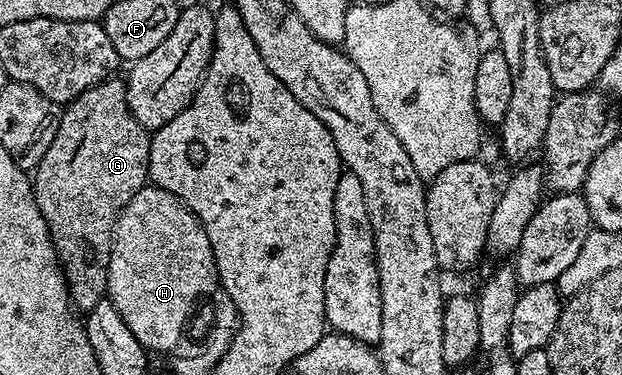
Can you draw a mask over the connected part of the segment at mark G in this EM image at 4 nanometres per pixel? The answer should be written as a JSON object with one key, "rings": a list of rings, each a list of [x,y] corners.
{"rings":[[[109,76],[67,103],[59,111],[54,140],[30,178],[64,274],[68,301],[80,312],[92,310],[107,295],[112,229],[134,192],[149,181],[150,134],[132,118],[125,98],[125,83]]]}

